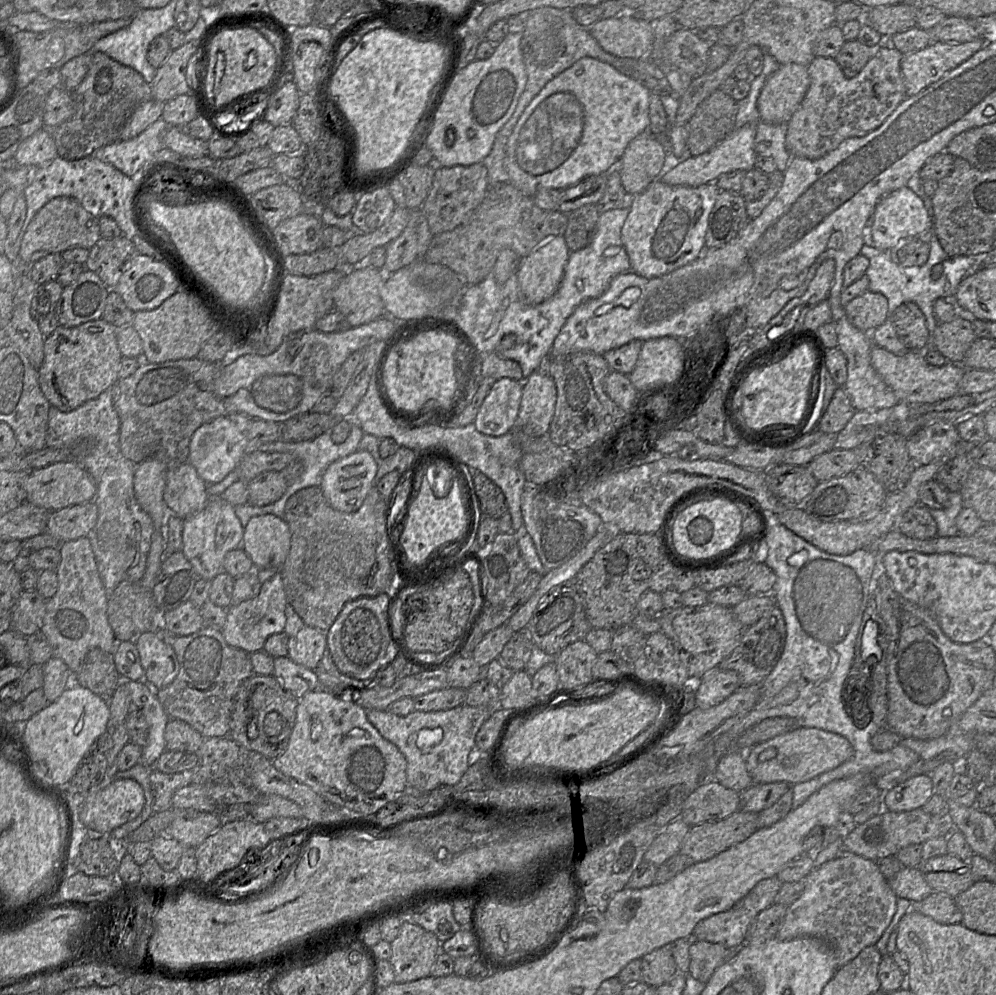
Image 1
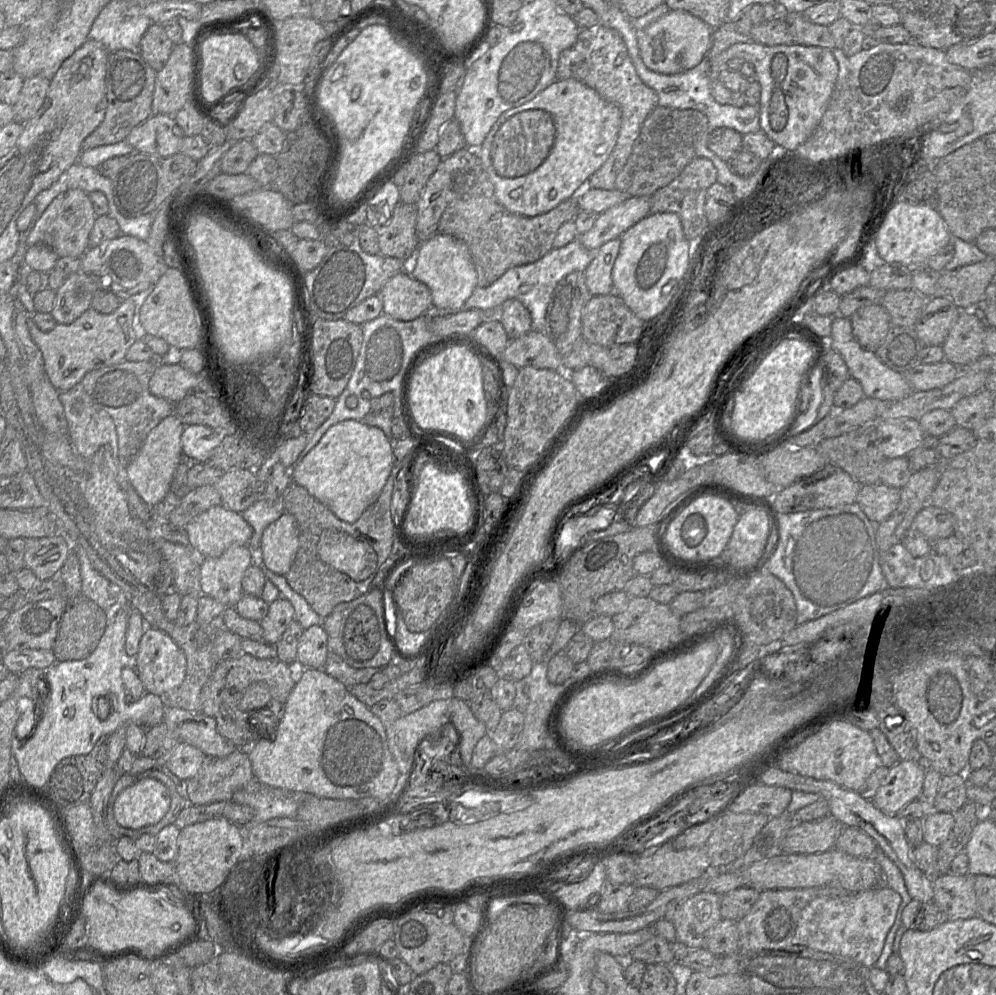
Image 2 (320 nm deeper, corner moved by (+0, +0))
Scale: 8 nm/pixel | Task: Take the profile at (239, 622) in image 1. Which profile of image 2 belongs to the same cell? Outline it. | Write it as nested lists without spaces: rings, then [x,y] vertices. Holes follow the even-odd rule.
[[[280,597],[270,603],[267,615],[259,622],[263,629],[263,642],[275,646],[293,620],[294,608],[287,599]]]

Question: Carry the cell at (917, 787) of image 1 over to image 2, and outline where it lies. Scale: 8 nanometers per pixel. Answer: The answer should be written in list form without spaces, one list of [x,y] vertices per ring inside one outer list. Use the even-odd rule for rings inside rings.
[[[899,761],[893,767],[889,768],[888,774],[881,782],[874,798],[873,804],[888,815],[897,815],[908,803],[917,800],[919,797],[927,767],[923,763],[912,761]]]

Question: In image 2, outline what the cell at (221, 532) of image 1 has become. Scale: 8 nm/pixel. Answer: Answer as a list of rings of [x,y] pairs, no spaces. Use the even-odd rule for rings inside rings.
[[[232,545],[219,557],[205,557],[200,565],[200,595],[209,596],[226,607],[234,607],[243,596],[241,581],[244,572],[252,565],[251,549],[247,545]]]

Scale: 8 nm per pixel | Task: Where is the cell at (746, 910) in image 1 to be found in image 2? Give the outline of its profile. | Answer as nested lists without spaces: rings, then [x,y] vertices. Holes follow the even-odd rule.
[[[702,891],[677,906],[669,915],[676,929],[676,940],[689,949],[703,946],[707,931],[722,919],[722,896]]]

